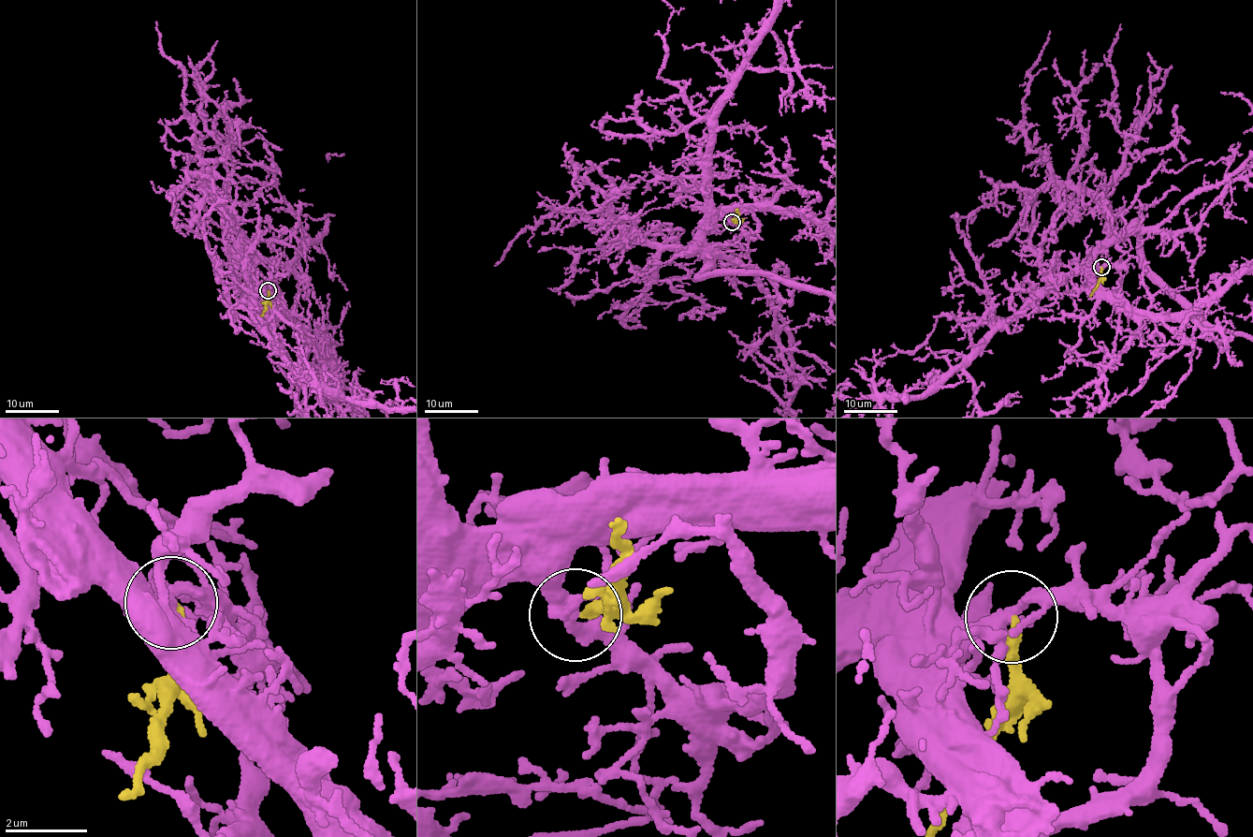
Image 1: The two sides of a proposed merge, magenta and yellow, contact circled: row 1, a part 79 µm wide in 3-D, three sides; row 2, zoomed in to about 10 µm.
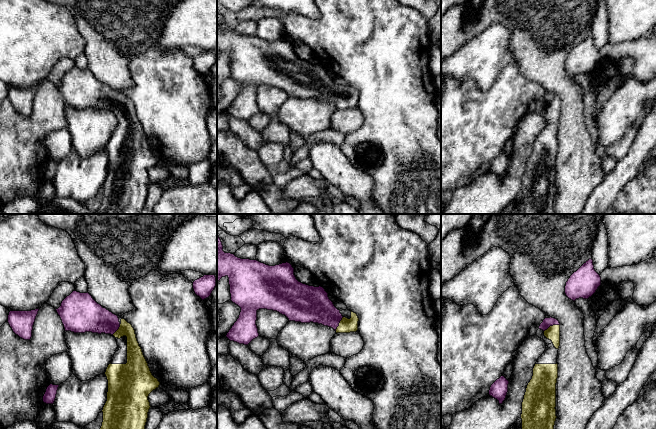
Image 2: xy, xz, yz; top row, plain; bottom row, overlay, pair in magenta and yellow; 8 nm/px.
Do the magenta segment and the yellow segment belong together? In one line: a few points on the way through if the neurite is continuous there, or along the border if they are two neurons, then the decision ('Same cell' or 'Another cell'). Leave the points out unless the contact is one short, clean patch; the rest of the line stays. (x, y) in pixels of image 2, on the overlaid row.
Path across: yz (547, 322), (551, 325), (552, 333). Same cell

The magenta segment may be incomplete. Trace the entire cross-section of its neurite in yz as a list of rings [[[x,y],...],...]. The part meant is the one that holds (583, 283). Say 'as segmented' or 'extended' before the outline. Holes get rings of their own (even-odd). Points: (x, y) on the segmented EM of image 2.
as segmented; [[[589,259],[570,276],[566,282],[565,294],[573,301],[588,299],[600,285],[601,277],[594,269],[593,260]]]

